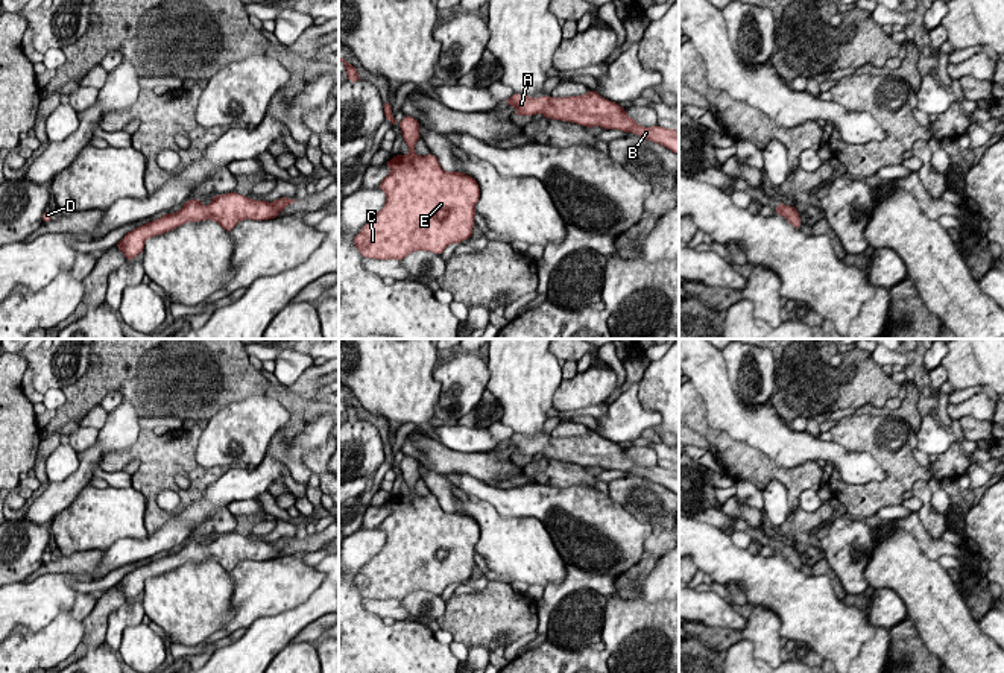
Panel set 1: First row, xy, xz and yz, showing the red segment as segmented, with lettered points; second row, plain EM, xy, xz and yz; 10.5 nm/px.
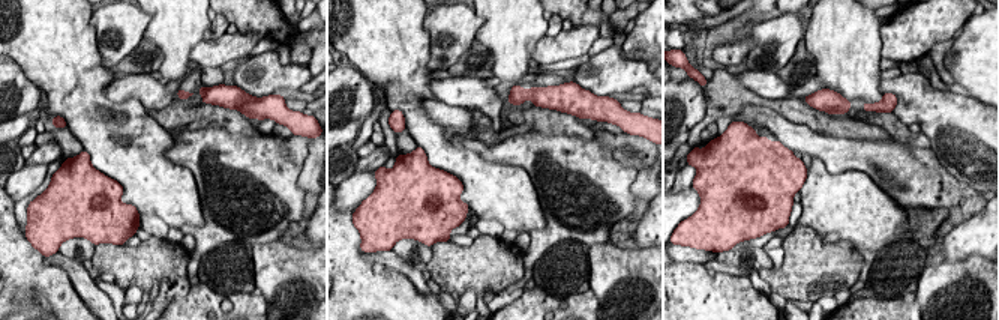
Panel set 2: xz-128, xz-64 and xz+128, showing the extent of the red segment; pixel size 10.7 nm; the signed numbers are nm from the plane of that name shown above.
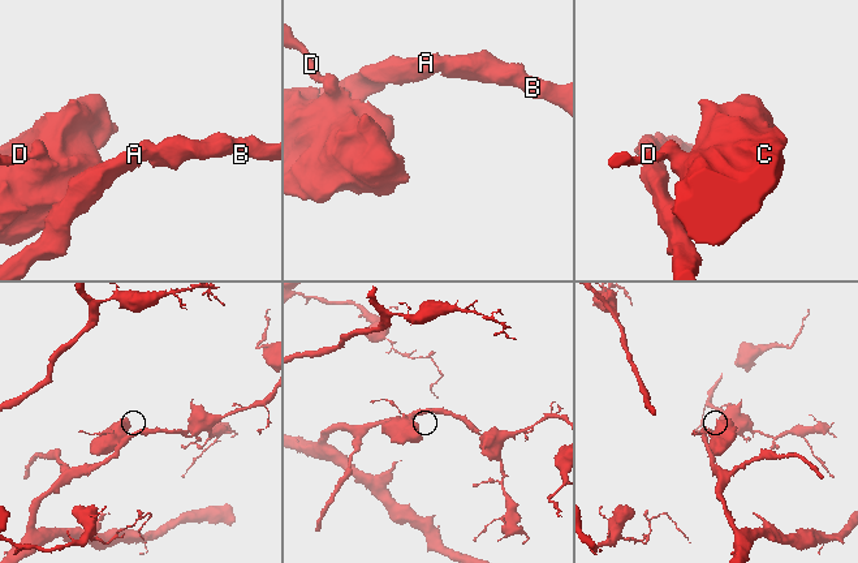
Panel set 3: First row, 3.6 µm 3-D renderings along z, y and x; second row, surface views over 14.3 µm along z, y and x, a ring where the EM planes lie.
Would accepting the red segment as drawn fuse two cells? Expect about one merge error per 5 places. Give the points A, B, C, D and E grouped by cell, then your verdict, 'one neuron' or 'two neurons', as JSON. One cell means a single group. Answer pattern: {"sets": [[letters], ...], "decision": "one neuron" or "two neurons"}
{"sets": [["A", "B", "C", "D", "E"]], "decision": "one neuron"}

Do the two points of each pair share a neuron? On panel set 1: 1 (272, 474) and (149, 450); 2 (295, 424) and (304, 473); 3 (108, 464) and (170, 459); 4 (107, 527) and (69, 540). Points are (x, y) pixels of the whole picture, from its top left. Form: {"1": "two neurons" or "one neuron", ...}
{"1": "two neurons", "2": "one neuron", "3": "one neuron", "4": "one neuron"}

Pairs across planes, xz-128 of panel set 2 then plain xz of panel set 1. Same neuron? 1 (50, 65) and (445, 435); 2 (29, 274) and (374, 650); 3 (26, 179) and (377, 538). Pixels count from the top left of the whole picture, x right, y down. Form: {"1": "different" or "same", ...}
{"1": "different", "2": "same", "3": "same"}

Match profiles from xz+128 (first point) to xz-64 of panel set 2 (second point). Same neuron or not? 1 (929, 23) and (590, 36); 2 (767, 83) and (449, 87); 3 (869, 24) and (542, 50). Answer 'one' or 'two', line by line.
1: one
2: one
3: two

